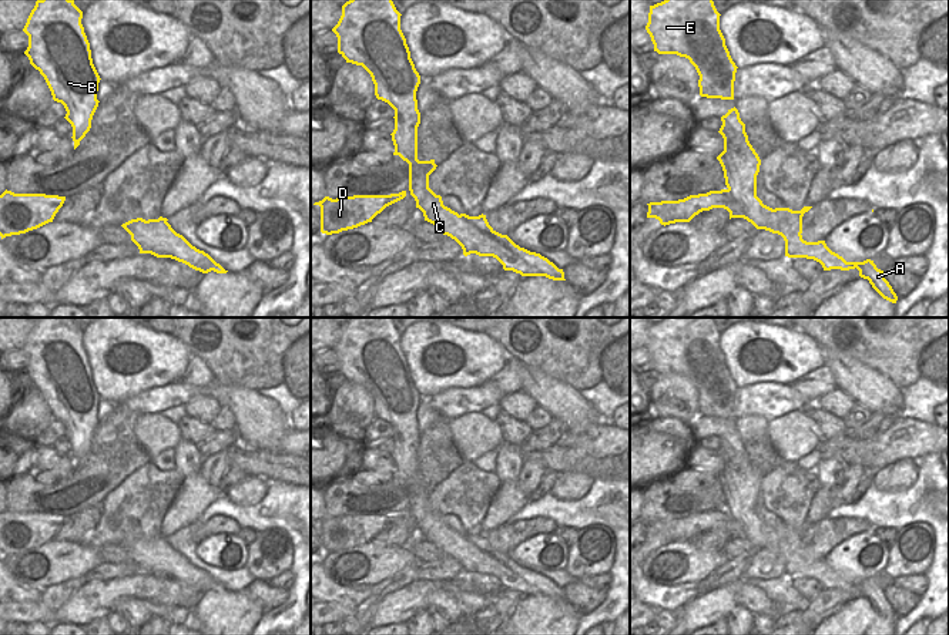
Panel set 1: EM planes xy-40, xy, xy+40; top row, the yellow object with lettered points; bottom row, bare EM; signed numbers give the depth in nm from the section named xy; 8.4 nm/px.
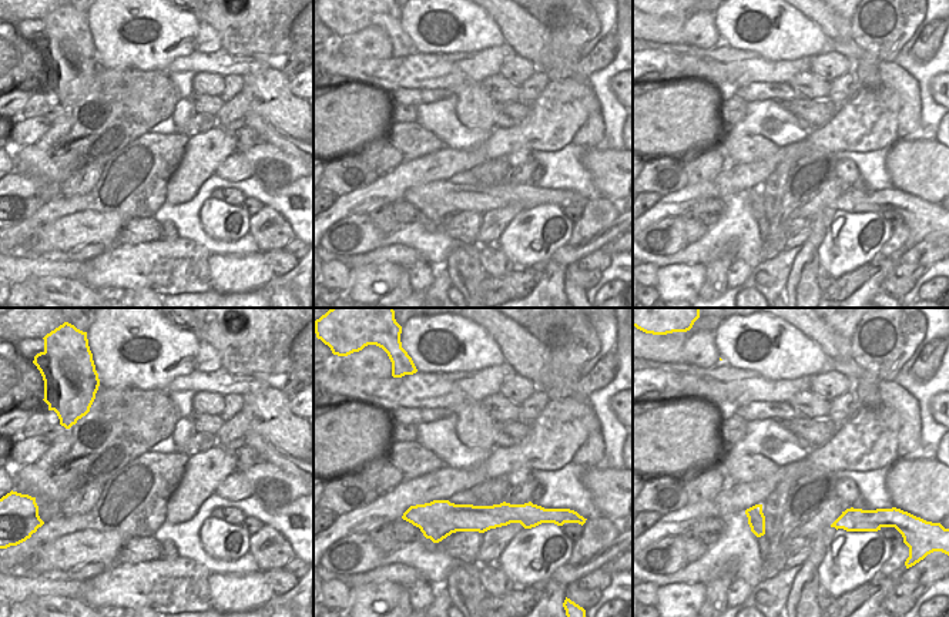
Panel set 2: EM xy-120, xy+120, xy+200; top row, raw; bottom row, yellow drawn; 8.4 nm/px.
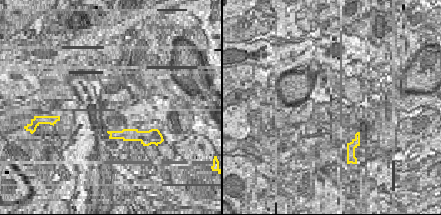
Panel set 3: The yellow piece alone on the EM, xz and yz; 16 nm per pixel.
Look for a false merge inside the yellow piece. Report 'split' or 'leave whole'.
split

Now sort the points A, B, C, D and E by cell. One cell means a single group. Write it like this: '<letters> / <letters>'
A B C E / D

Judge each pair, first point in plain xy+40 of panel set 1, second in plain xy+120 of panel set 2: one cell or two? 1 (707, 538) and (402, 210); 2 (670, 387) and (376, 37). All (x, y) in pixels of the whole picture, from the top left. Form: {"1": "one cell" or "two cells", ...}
{"1": "two cells", "2": "one cell"}

